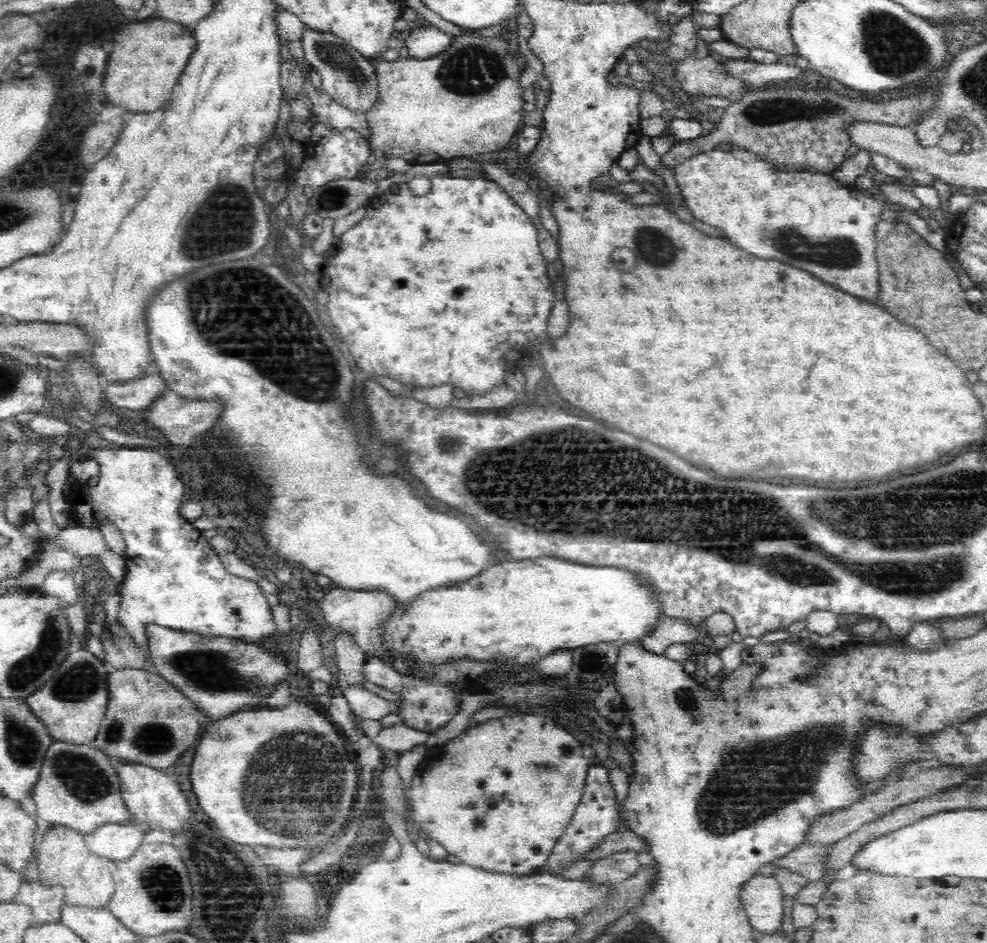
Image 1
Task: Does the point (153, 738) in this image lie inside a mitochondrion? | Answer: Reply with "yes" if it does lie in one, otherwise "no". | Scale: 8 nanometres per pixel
yes

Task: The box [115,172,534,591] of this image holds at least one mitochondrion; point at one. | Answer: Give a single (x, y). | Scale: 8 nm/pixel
(230, 306)

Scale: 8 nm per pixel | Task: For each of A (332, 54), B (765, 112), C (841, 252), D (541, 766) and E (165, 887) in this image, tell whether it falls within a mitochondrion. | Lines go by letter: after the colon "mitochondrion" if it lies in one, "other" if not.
A: mitochondrion
B: mitochondrion
C: mitochondrion
D: mitochondrion
E: mitochondrion

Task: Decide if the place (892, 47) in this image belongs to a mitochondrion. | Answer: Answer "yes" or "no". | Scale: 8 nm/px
yes

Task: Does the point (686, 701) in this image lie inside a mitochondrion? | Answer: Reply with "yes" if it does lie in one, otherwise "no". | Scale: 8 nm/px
yes

